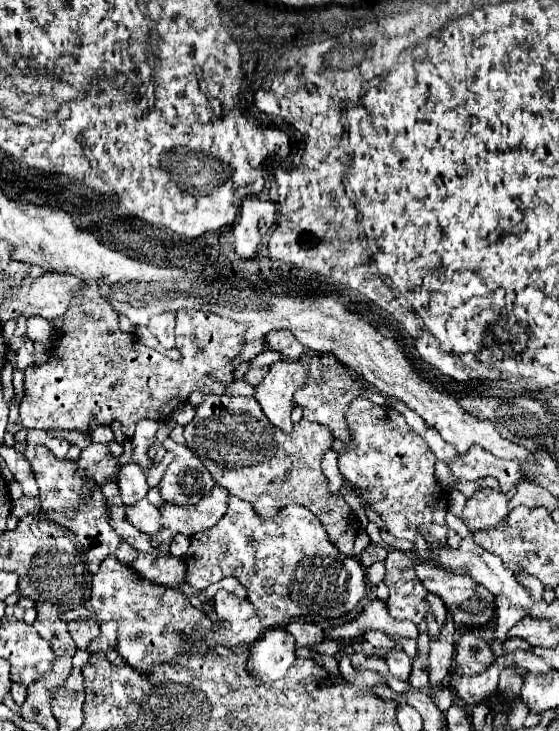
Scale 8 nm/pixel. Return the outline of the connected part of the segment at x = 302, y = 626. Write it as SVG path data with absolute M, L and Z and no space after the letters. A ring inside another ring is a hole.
M292 620L284 626L296 640L296 648L300 646L312 646L314 642L324 640L324 632L320 626L316 626L314 622L308 620Z

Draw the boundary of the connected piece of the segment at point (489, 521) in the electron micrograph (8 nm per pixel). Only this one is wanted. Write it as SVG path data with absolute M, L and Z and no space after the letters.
M478 486L474 494L466 500L464 518L472 526L472 530L484 530L496 526L508 514L508 496L500 488Z

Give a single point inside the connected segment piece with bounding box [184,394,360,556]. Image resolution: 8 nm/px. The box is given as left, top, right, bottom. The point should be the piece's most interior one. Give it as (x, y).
(244, 452)

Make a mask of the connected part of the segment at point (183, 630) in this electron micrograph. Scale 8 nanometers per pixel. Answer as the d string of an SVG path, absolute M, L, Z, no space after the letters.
M106 558L94 576L90 604L102 622L116 620L120 624L116 650L144 676L148 676L154 666L176 658L180 650L184 650L184 642L200 642L212 628L204 612L192 606L178 590L140 578L130 566L116 562L116 558Z

